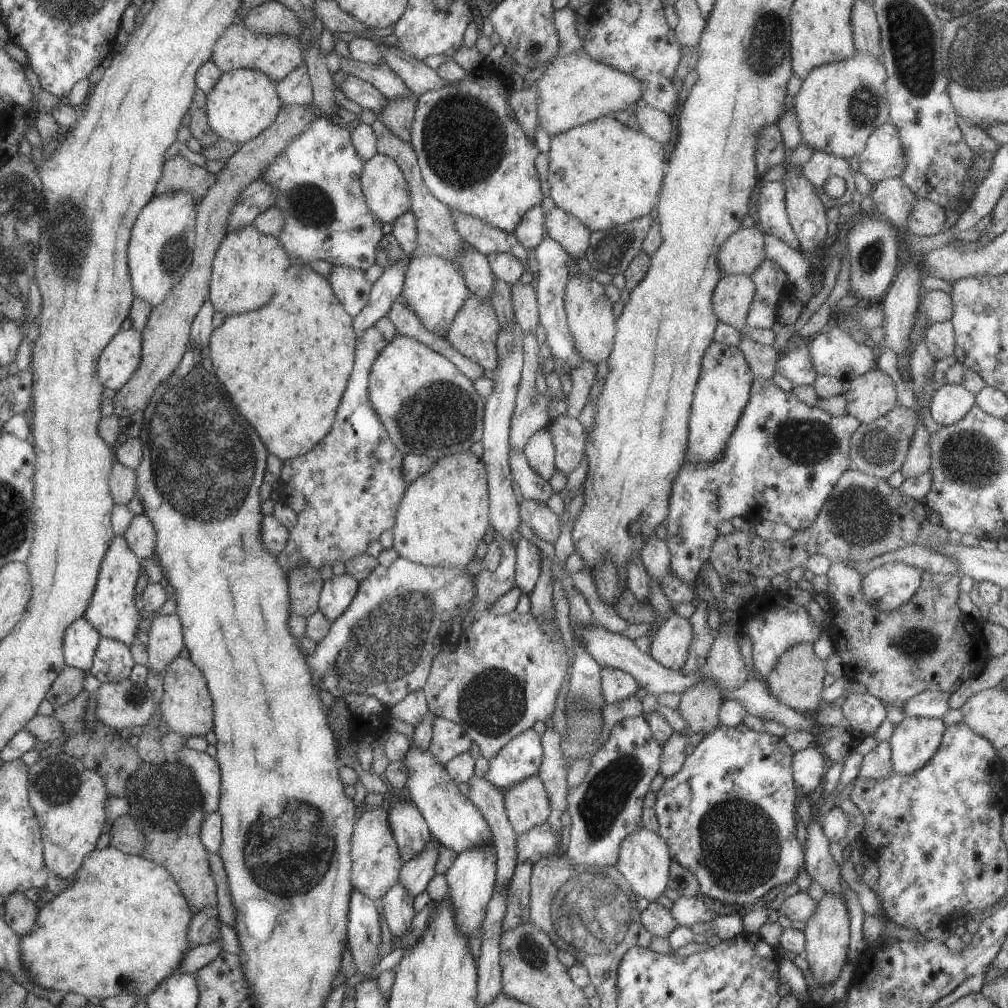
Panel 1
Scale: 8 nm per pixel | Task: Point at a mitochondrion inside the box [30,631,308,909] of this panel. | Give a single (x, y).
(166, 802)

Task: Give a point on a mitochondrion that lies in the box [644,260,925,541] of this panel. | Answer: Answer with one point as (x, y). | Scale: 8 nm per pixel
(806, 441)

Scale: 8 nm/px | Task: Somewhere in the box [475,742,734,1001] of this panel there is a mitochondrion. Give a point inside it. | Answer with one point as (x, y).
(592, 913)

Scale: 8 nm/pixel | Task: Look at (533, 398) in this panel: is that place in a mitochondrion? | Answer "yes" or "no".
no

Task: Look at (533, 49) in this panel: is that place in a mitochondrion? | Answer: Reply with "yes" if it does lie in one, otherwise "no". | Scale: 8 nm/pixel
yes

